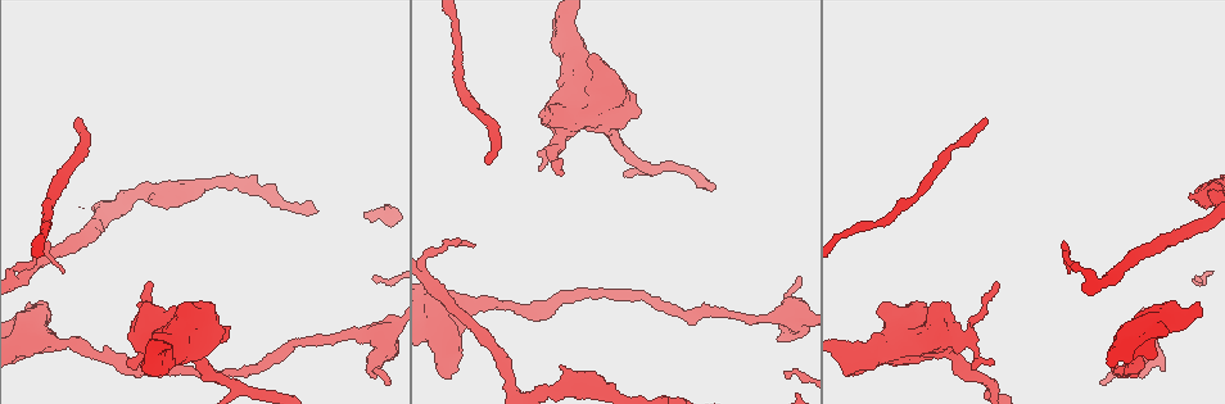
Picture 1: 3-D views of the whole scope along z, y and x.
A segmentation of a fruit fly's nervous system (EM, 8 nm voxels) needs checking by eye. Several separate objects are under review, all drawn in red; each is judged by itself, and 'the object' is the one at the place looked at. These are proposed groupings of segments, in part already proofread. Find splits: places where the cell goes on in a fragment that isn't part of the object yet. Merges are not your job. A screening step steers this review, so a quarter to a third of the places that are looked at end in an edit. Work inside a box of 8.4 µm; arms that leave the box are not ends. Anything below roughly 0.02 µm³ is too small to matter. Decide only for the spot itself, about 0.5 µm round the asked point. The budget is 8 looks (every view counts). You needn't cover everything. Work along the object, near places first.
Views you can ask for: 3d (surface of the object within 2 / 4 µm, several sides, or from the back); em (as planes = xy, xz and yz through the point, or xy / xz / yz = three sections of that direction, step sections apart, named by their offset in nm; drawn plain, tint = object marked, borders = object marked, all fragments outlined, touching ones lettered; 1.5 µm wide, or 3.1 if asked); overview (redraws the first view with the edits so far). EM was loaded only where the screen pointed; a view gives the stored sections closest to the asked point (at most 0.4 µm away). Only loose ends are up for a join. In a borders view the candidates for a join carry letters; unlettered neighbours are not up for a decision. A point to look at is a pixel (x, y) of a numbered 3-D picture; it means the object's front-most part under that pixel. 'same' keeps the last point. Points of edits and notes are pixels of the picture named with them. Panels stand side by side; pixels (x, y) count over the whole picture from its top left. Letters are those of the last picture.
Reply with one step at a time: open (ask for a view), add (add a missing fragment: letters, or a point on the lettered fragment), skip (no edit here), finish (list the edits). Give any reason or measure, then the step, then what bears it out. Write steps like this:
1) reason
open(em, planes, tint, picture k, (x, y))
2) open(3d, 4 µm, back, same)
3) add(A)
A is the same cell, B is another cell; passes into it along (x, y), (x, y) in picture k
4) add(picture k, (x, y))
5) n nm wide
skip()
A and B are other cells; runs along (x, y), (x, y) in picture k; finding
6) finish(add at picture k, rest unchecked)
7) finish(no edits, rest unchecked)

branch stops here
open(em, planes, borders, picture 1, (474, 244))

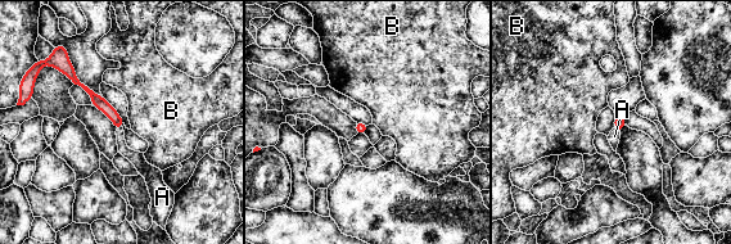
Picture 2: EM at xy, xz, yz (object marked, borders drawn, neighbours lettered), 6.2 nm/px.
A touches over 50 nm
add(A)
A is the same cell, B is another cell; passes into it along (98, 102), (118, 129), (136, 158) in picture 2; the cell continues

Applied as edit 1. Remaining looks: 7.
see it whole again
open(overview)

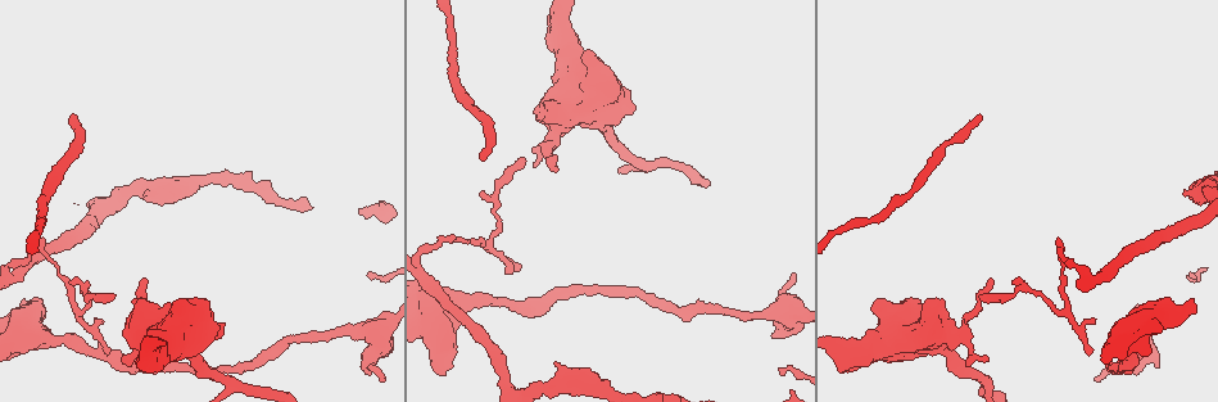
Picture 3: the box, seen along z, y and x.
stops while still wide
open(em, planes, borders, picture 3, (436, 373))

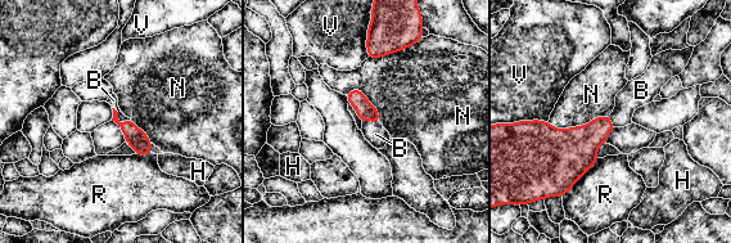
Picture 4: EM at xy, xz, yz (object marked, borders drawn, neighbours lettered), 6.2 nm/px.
add(B)
B is the same cell, H, N, R and V are other cells; it goes on there

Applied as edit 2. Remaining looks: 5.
redraw
open(overview)

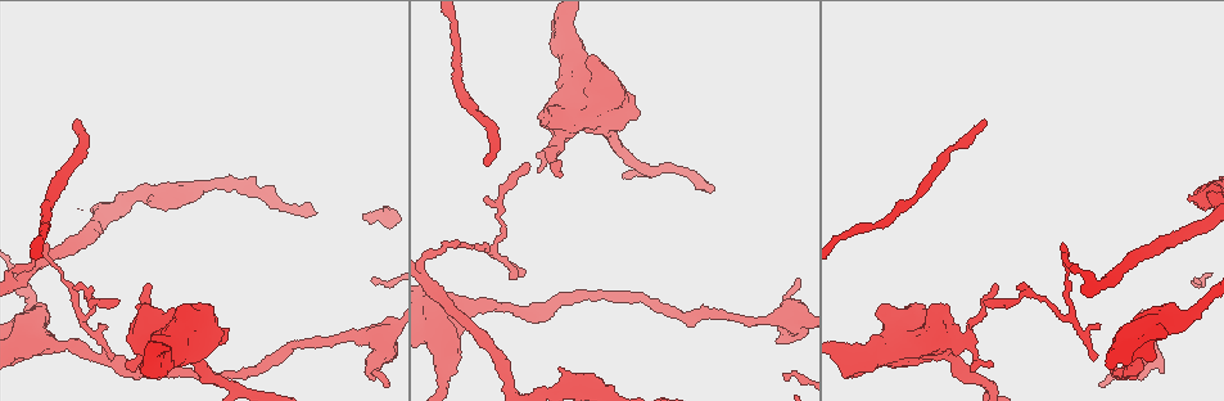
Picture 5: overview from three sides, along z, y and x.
thin end
open(em, planes, borders, picture 5, (75, 121))

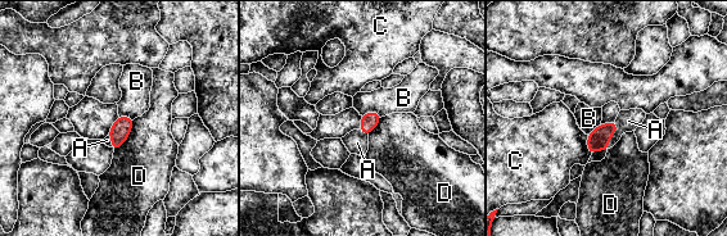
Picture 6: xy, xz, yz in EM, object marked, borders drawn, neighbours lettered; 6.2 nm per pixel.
110 nm wide
add(A)
A is the same cell, B, C and D are other cells; passes into it along (597, 140), (613, 135), (628, 121) in picture 6; the cell continues

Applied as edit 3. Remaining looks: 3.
finish(add at picture 2, add at picture 4, add at picture 6, rest unchecked)

